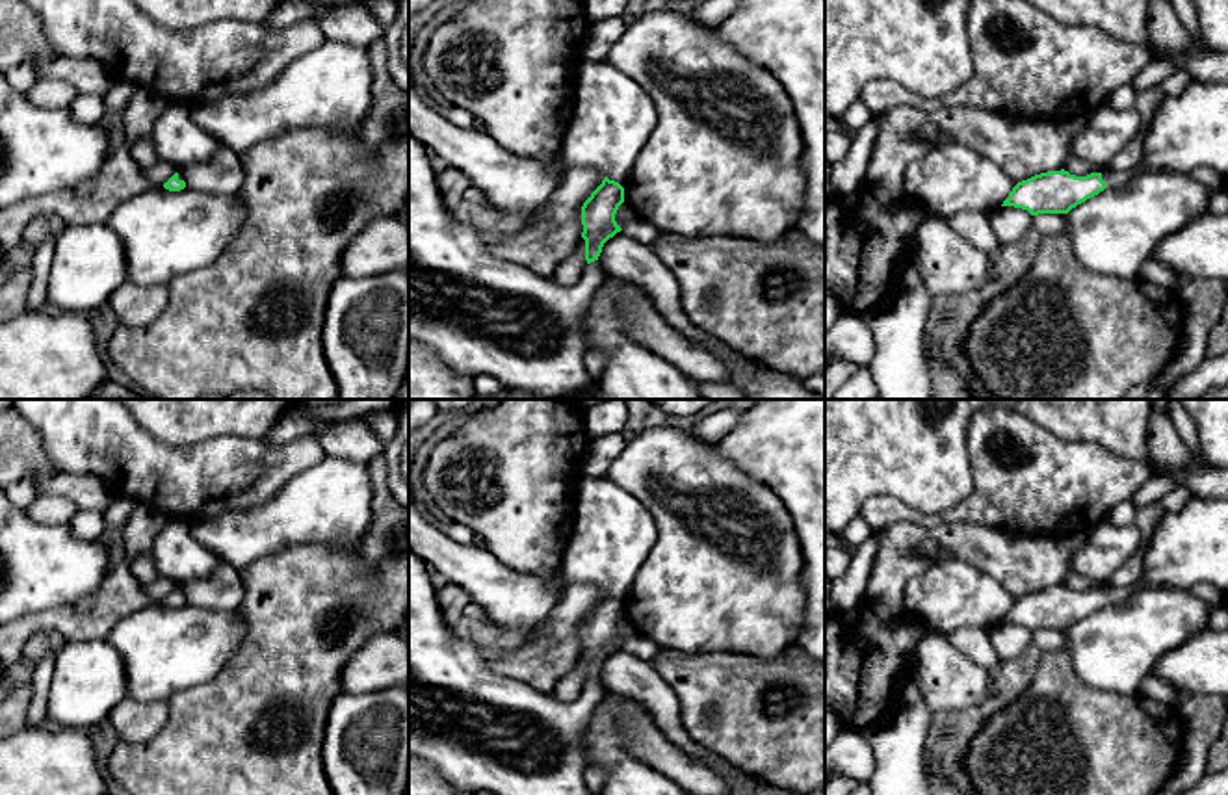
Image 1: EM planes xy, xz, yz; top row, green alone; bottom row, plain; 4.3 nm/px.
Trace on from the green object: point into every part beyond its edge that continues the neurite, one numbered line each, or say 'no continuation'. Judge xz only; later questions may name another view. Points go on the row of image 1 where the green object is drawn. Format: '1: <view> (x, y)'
1: xz (485, 316)

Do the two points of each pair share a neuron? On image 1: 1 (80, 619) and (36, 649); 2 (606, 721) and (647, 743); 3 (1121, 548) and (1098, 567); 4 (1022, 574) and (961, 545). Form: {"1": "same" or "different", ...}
{"1": "different", "2": "different", "3": "same", "4": "same"}

